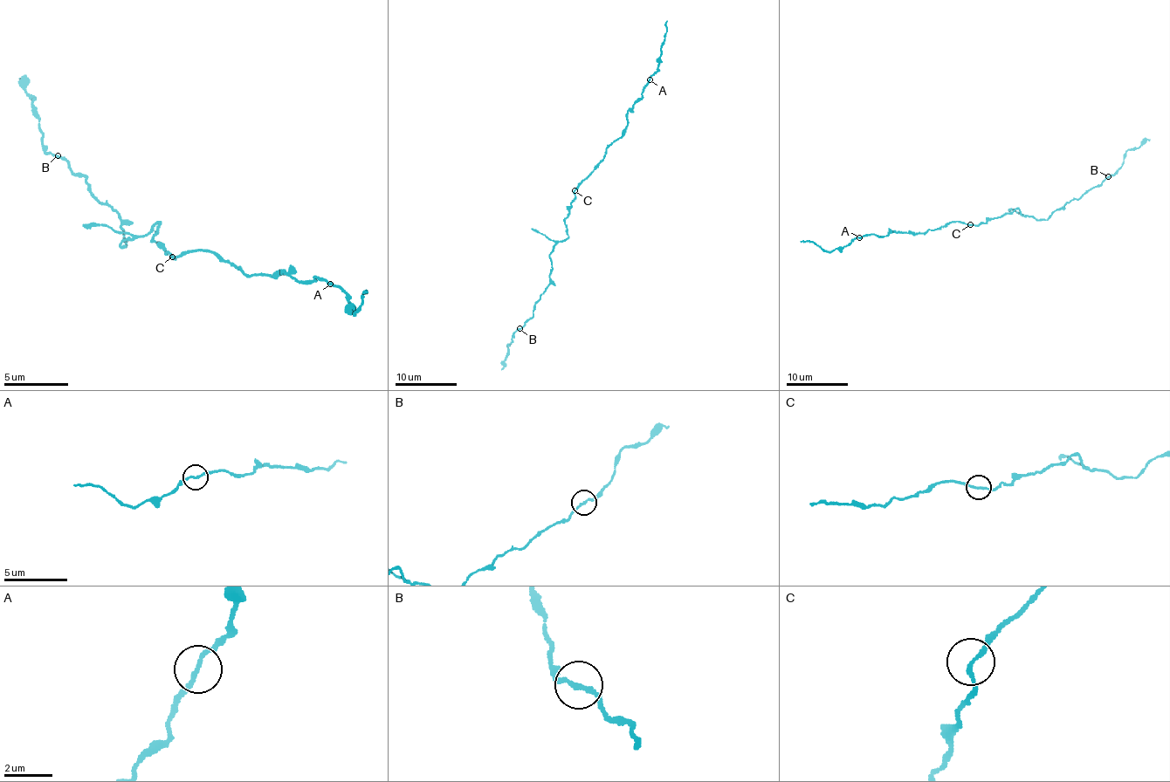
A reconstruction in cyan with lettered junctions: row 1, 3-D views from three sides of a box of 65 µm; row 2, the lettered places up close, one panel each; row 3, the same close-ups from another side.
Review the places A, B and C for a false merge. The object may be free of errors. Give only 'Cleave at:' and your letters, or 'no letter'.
Cleave at: A

